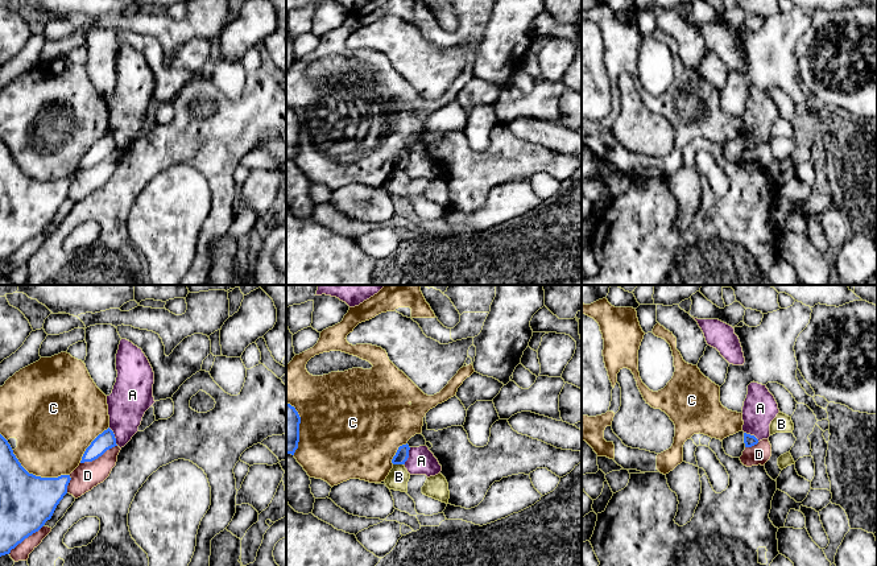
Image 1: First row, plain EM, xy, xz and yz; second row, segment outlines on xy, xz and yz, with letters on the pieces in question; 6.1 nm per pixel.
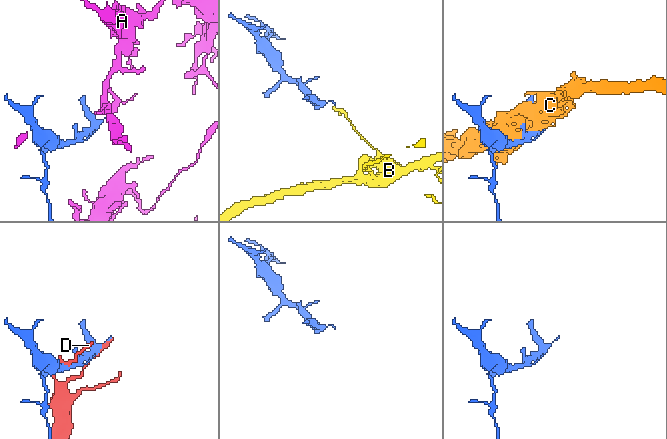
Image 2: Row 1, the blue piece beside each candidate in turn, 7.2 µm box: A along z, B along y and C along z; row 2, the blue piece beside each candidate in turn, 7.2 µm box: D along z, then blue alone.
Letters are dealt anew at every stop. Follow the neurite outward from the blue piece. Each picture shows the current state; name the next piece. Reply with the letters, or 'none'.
none

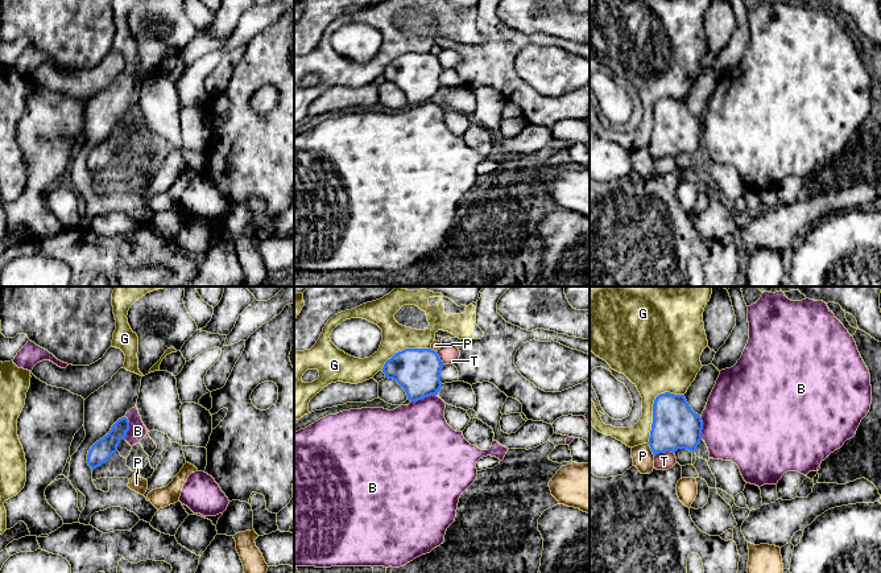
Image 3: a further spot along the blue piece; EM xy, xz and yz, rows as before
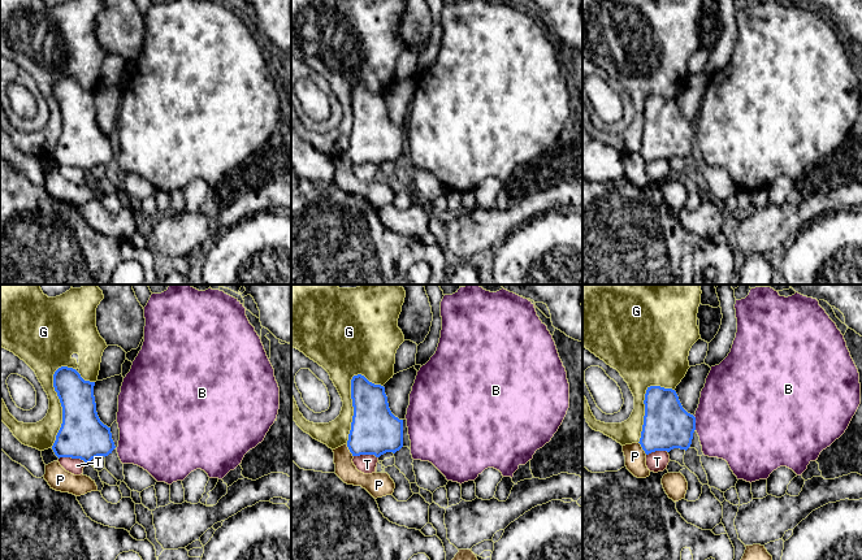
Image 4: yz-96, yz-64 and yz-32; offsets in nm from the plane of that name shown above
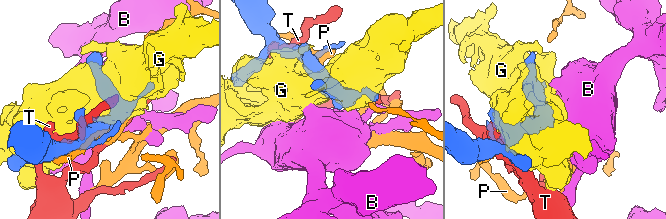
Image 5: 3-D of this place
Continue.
B

